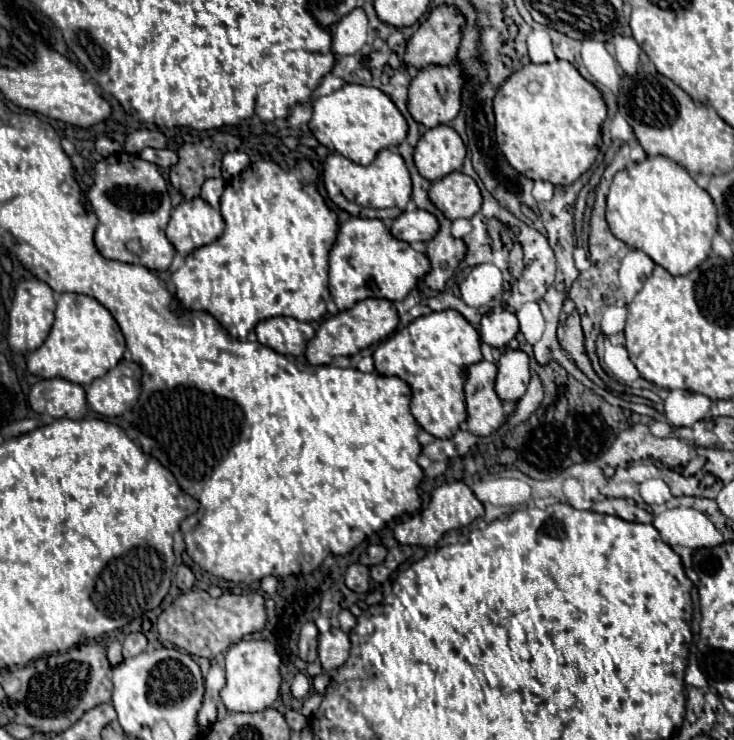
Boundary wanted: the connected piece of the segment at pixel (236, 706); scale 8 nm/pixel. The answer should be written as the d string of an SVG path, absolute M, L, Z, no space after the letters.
M252 639L252 641L238 641L234 643L224 659L226 669L226 687L220 691L220 699L228 711L236 713L252 713L268 709L280 691L280 657L276 647L268 641Z

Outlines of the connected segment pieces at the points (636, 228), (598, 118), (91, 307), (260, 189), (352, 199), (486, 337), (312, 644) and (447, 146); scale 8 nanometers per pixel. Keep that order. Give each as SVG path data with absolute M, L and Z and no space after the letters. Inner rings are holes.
M646 157L640 163L630 163L626 169L618 171L612 179L606 197L606 221L610 231L630 245L646 253L656 265L664 267L670 275L686 275L696 269L710 253L710 241L716 233L716 207L710 195L696 185L684 167L666 157Z
M556 59L544 65L528 63L506 77L494 95L494 117L496 143L512 169L532 181L568 185L588 171L598 155L598 145L602 143L600 125L606 119L606 105L602 101L602 93L590 81L586 81L568 61Z
M62 293L56 305L56 319L48 339L26 355L26 367L42 379L62 377L76 385L88 385L116 367L126 351L122 331L110 311L96 299L78 293Z
M256 161L256 163L248 165L238 177L234 177L232 181L228 181L228 183L226 183L226 189L224 189L224 195L222 195L222 201L220 201L220 203L222 203L222 217L224 217L224 221L226 221L224 233L222 233L216 241L212 241L212 243L208 243L208 245L196 249L196 251L190 253L190 255L186 255L184 265L182 265L180 269L176 269L176 271L172 273L172 277L170 277L170 283L174 285L174 299L178 301L178 307L184 309L184 311L206 311L206 313L210 313L210 315L228 331L228 335L232 333L232 335L234 335L236 339L240 339L240 341L244 341L246 335L248 335L260 321L270 319L270 317L286 315L286 317L294 317L294 319L306 321L306 323L310 323L310 321L320 321L320 317L326 315L326 303L330 301L330 291L328 291L328 251L330 251L330 247L332 247L332 243L334 243L334 239L336 239L338 225L336 225L336 213L324 203L322 195L320 195L318 189L316 189L316 181L318 181L318 171L316 171L308 161L300 161L300 163L296 165L296 169L290 171L290 173L284 171L282 167L278 167L278 165L272 163L272 161ZM300 181L310 181L310 185L304 187Z
M382 149L376 159L370 165L356 165L350 159L342 157L340 153L330 153L324 159L324 169L322 169L322 181L328 193L328 199L342 211L350 213L352 217L362 217L362 219L392 219L398 215L398 211L404 211L410 193L412 193L412 183L408 169L404 165L404 159L398 153L392 153L388 149ZM356 203L362 209L378 209L378 211L356 211Z
M496 307L492 311L488 311L482 321L480 321L480 341L488 343L490 347L502 349L508 345L510 339L516 337L518 333L518 319L516 315L508 313L502 307Z
M306 623L300 631L298 639L298 655L306 663L314 663L318 659L316 655L316 645L318 645L318 629L314 623Z
M450 125L428 129L414 149L414 163L418 173L428 181L436 181L448 173L458 171L464 157L466 147Z

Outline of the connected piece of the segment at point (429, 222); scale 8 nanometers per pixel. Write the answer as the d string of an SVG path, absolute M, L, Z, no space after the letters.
M420 209L404 211L390 225L392 237L396 237L400 241L406 241L406 243L428 241L436 235L436 231L438 231L436 217L432 213L420 211Z

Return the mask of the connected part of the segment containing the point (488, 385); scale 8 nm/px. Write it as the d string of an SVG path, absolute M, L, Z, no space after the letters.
M480 361L466 371L466 425L472 435L490 435L504 425L506 415L502 413L502 401L494 393L496 365Z

